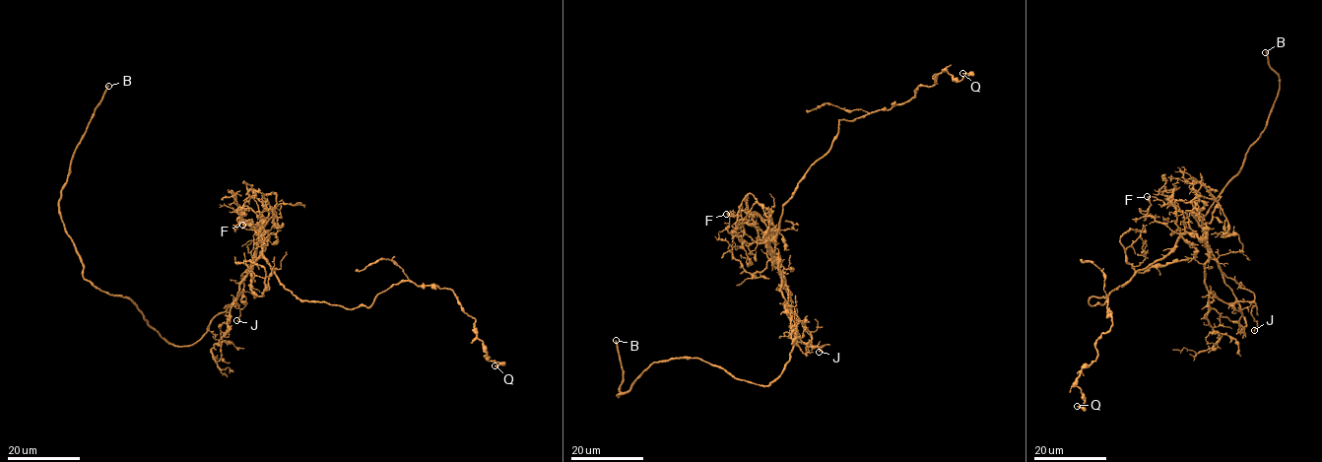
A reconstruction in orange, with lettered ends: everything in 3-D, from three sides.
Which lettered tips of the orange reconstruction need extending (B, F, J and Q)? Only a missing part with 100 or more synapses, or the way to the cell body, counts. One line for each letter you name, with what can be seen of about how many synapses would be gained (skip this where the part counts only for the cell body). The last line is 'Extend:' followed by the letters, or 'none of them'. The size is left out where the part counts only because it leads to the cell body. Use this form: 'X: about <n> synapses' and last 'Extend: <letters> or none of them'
Extend: B

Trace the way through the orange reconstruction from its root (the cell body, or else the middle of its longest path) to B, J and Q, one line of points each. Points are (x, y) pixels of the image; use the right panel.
B: (1207, 289), (1241, 313), (1241, 332), (1240, 305), (1202, 228), (1275, 100), (1279, 74), (1265, 52)
J: (1207, 289), (1205, 262), (1216, 259), (1221, 271), (1254, 295), (1255, 304), (1251, 313), (1257, 323), (1254, 330)
Q: (1207, 289), (1207, 244), (1187, 232), (1103, 304), (1090, 298), (1108, 299), (1113, 322), (1077, 379), (1077, 406)

